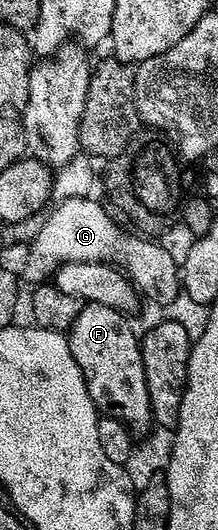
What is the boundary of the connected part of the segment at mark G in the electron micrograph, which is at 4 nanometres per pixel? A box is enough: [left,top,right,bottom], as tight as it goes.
[21,196,181,306]

